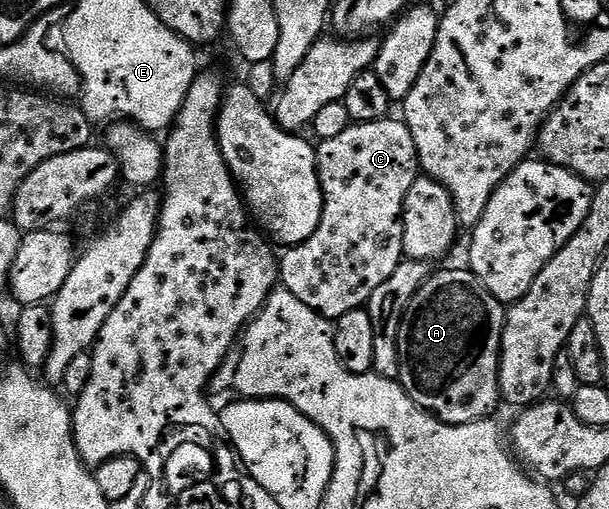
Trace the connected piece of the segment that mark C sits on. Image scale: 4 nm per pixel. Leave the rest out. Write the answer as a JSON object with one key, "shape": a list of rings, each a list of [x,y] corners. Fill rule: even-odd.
{"shape":[[[395,117],[372,123],[352,122],[345,133],[318,144],[317,162],[319,184],[323,190],[321,221],[313,237],[282,252],[279,278],[285,290],[293,293],[297,301],[305,301],[309,309],[334,321],[370,303],[373,293],[381,289],[381,285],[393,277],[393,269],[404,262],[403,206],[409,189],[413,189],[416,179],[420,178],[421,168],[417,145],[413,145],[413,133],[409,133],[406,123]]]}

